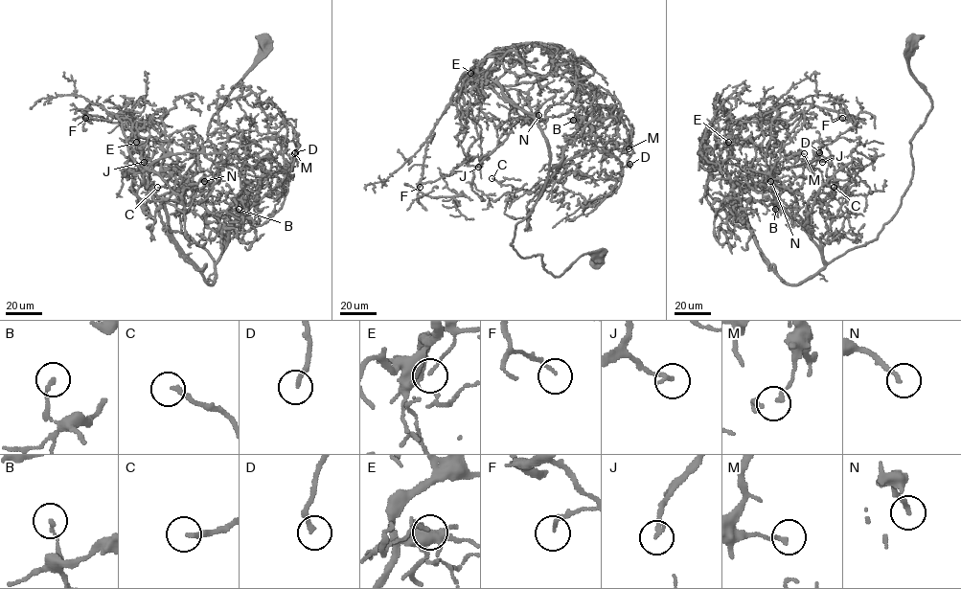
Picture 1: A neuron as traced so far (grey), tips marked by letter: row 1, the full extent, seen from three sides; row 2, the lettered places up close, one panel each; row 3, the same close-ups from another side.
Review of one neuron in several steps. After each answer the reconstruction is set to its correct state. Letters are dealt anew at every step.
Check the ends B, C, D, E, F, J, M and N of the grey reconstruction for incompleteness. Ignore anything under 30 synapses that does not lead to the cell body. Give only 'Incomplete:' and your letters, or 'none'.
Incomplete: C, J

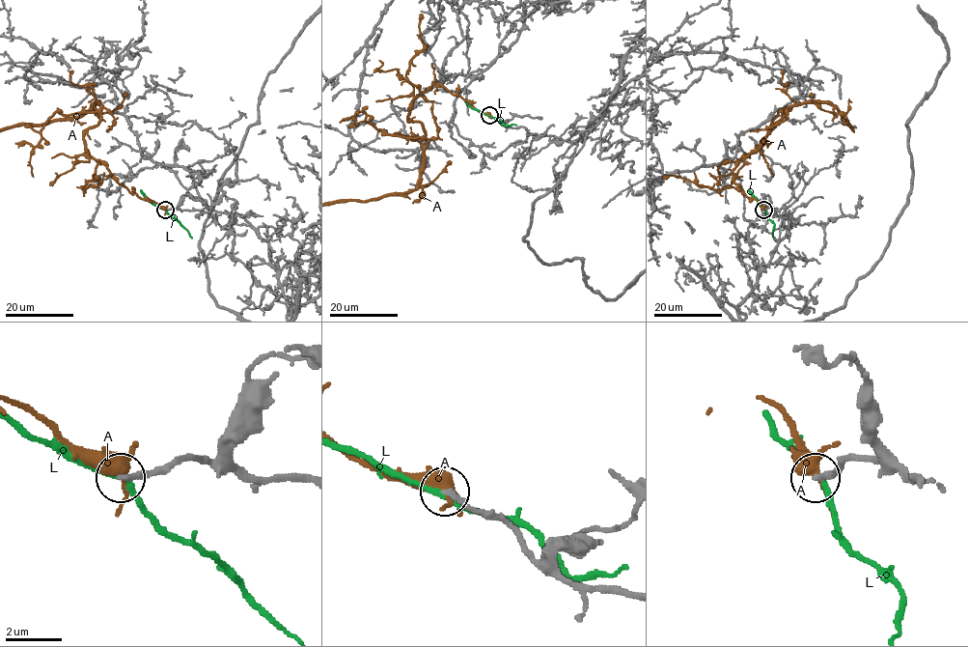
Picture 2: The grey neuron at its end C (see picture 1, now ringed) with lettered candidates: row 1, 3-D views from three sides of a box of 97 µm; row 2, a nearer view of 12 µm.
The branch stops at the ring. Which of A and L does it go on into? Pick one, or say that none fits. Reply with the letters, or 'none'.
none

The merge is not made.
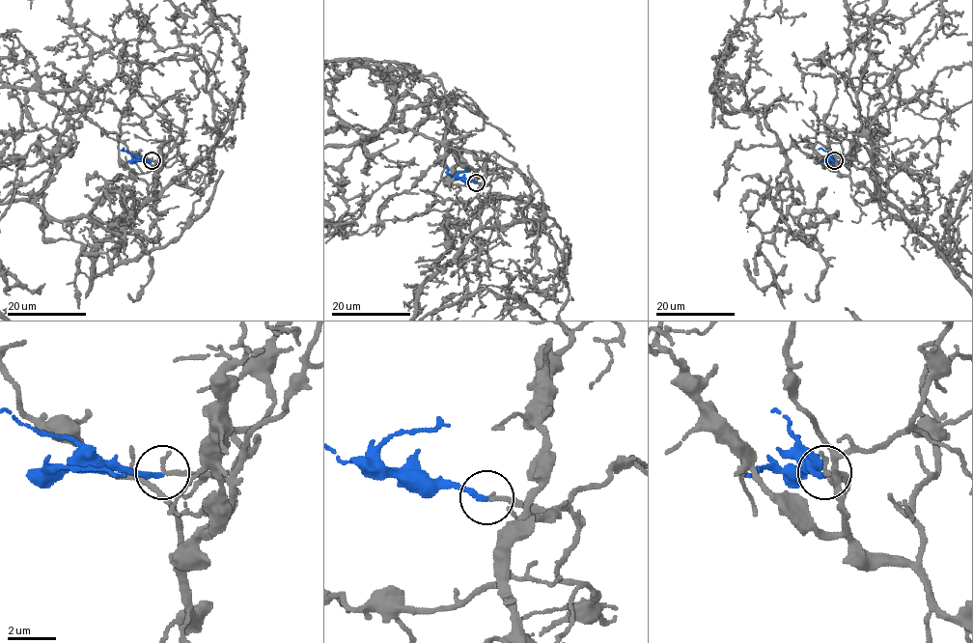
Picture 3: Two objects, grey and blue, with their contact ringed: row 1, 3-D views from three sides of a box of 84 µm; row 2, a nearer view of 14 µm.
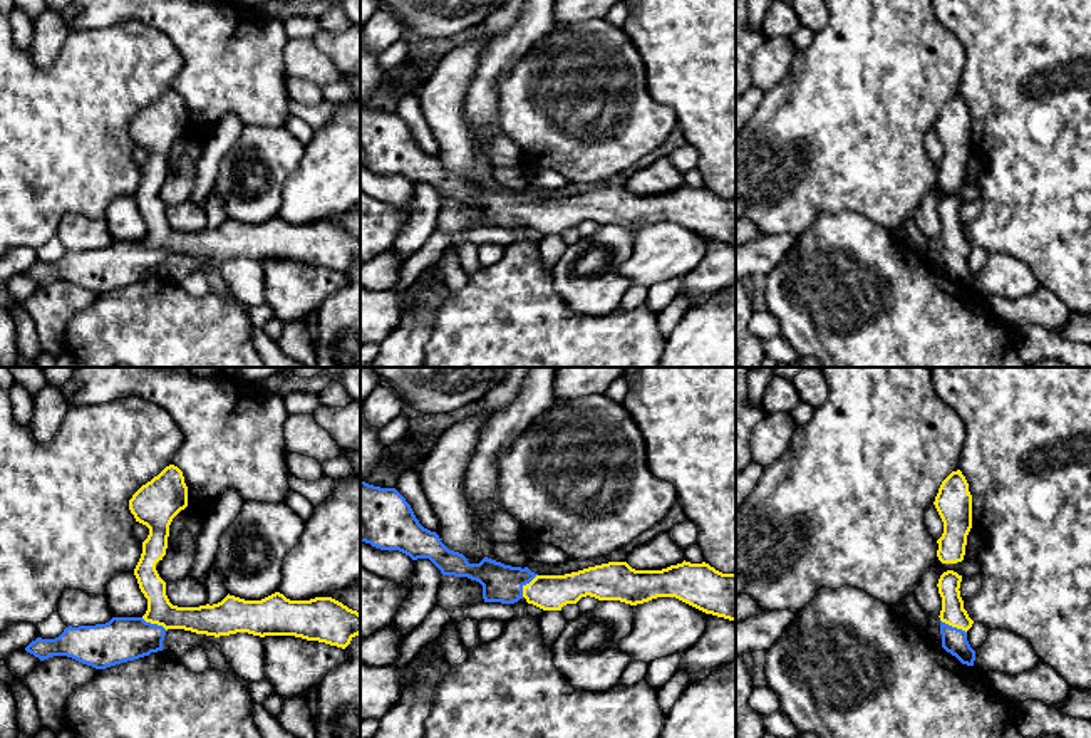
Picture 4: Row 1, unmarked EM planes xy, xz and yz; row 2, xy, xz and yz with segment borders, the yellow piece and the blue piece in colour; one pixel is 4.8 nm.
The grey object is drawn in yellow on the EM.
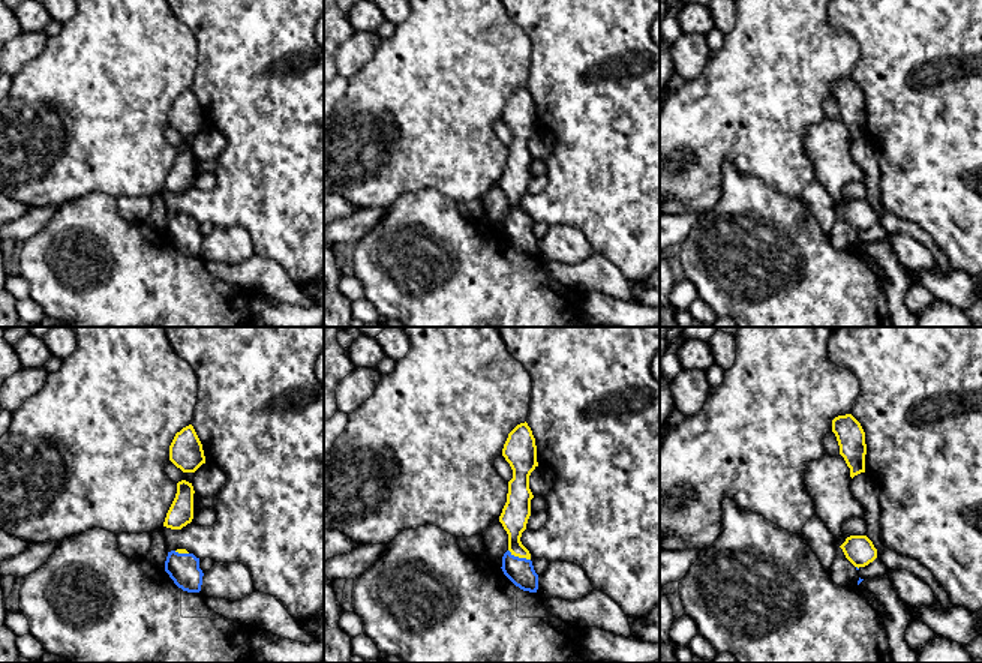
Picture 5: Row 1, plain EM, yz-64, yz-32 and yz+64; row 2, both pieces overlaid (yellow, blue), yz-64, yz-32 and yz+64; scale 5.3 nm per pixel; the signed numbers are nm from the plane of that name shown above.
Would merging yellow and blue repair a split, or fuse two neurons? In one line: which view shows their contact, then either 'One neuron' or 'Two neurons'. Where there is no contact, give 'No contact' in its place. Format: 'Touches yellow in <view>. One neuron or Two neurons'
Touches yellow in yz. One neuron

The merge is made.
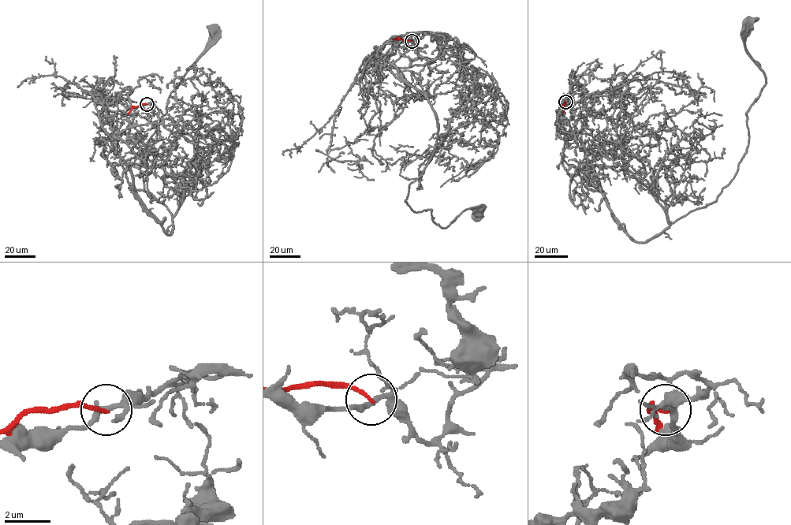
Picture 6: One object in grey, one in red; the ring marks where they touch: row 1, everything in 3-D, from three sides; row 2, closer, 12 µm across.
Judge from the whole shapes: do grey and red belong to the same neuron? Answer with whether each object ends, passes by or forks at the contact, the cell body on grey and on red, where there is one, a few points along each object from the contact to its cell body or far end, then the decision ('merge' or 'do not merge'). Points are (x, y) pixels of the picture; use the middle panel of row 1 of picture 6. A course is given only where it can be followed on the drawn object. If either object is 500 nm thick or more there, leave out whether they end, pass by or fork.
grey forks there; red ends there; cell body of grey at (479, 210); no cell body on red; grey runs (412, 41), (389, 39), (378, 56), (436, 120), (405, 201), (441, 227), (478, 210); red runs (412, 41), (393, 39); do not merge

